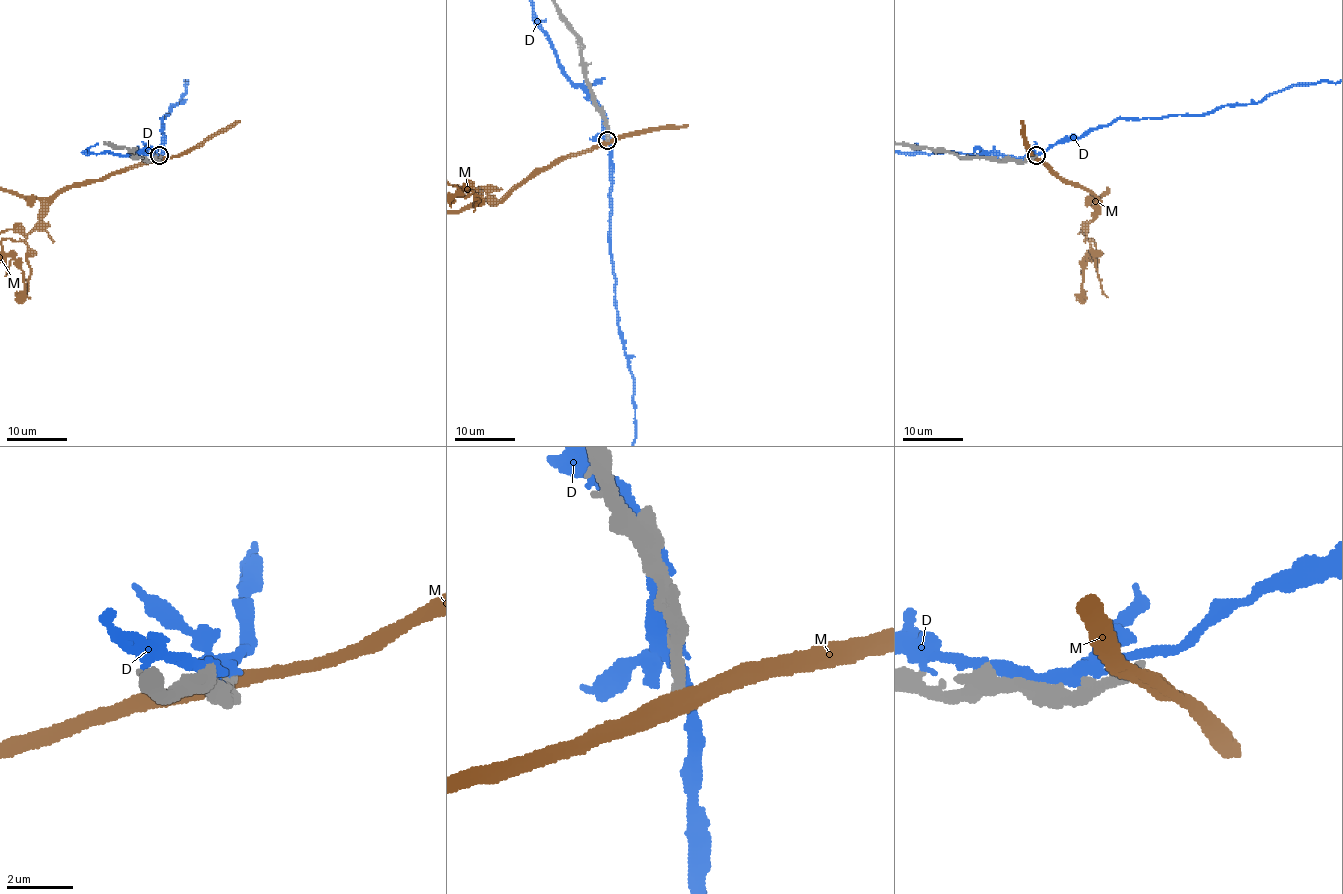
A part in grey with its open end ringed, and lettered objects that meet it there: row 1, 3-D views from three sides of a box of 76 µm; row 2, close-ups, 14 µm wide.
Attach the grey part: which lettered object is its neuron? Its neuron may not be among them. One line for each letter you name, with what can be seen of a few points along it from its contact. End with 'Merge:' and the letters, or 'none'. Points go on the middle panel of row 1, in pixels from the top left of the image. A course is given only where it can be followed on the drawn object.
Merge: none

